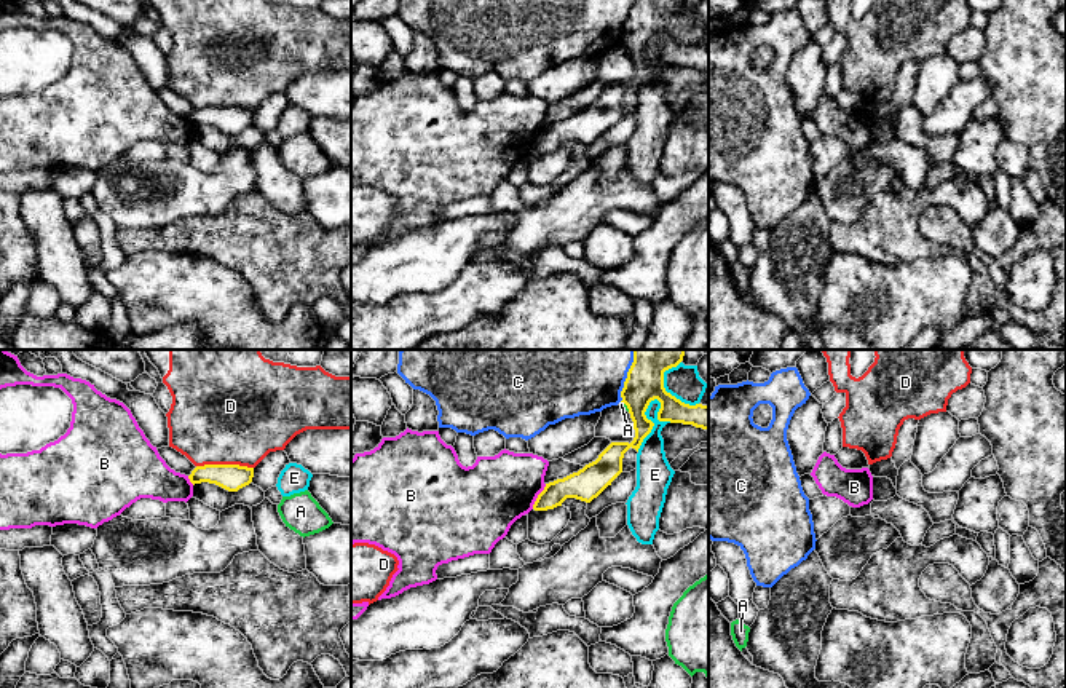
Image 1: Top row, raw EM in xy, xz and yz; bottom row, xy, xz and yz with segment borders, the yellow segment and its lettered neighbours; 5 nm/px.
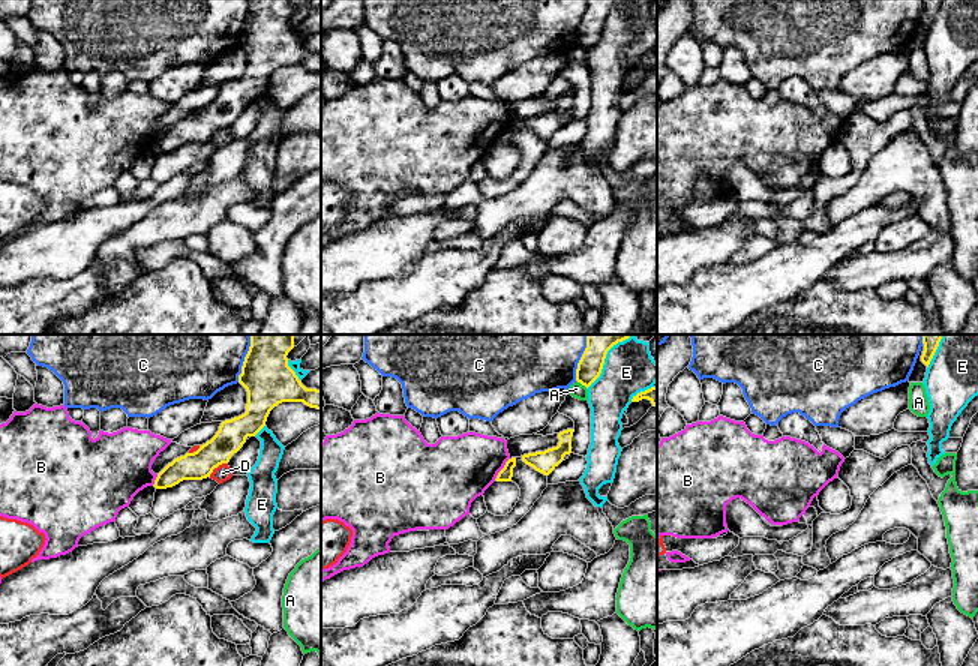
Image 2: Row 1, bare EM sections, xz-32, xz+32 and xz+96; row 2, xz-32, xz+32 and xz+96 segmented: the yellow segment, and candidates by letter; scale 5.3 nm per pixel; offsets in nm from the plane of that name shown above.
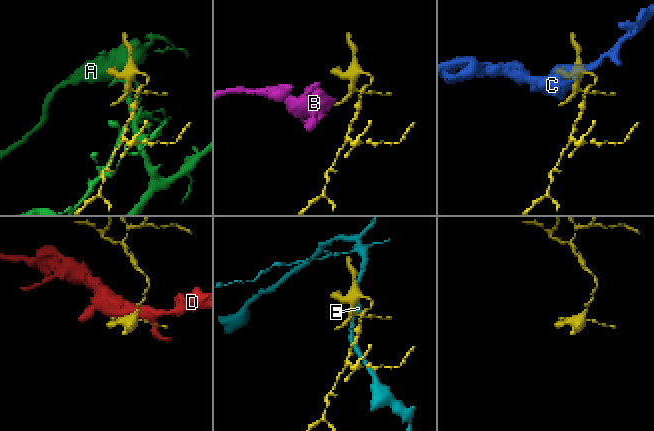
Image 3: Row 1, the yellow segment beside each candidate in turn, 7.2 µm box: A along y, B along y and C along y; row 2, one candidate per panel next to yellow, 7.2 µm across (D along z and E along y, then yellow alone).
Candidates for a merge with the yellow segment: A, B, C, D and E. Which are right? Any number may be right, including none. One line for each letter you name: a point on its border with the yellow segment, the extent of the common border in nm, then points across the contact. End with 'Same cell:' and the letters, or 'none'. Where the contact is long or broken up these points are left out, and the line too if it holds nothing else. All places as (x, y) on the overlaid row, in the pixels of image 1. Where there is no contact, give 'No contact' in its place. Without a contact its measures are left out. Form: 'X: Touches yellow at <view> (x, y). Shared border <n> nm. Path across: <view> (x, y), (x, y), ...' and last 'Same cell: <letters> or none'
Same cell: none

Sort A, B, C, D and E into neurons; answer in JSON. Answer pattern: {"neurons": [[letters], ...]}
{"neurons": [["A"], ["B"], ["C"], ["D"], ["E"]]}

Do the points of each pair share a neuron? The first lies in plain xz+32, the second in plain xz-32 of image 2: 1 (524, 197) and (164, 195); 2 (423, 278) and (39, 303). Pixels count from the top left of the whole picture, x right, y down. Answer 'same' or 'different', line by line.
1: different
2: same

